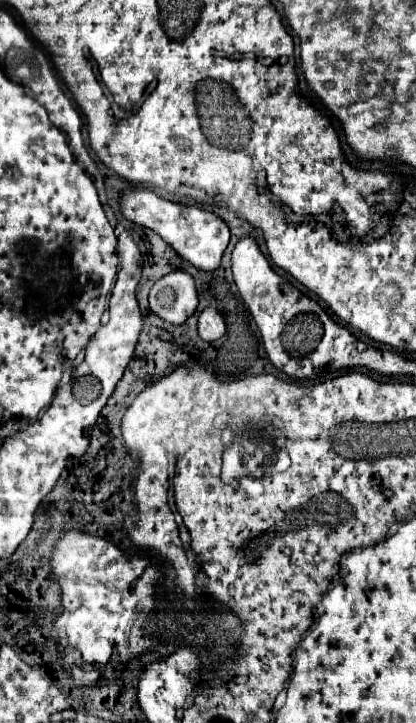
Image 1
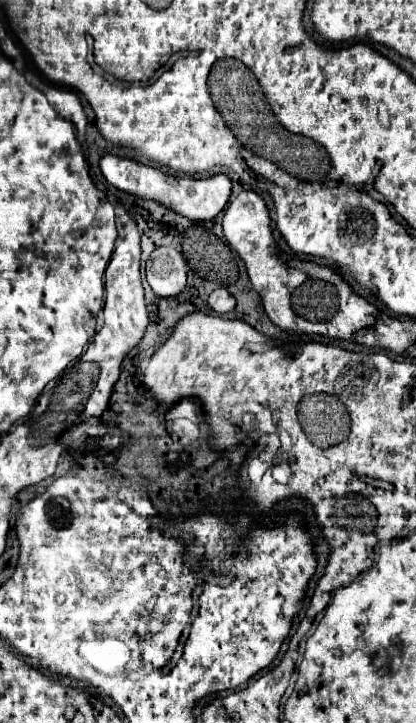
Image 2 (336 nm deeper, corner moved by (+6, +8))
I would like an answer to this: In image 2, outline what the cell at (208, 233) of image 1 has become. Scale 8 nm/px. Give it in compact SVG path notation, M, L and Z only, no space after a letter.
M106 153L100 159L100 169L104 173L104 177L108 179L108 183L112 183L114 187L118 187L120 191L132 193L132 195L140 195L140 197L148 197L154 199L158 203L162 203L164 207L192 219L192 221L206 221L206 219L214 219L228 203L230 199L230 177L224 173L206 177L206 179L190 179L190 177L174 177L174 175L166 175L164 171L138 163L134 159L124 159L118 157L114 153Z

